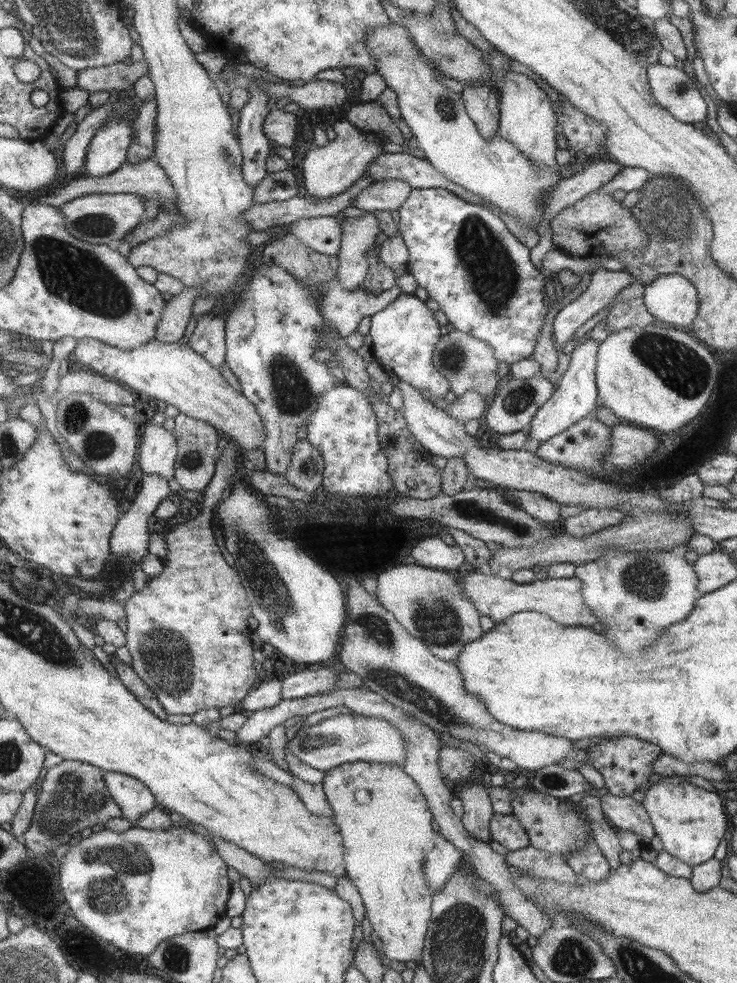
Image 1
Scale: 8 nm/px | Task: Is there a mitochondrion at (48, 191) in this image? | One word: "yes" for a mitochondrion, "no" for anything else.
no

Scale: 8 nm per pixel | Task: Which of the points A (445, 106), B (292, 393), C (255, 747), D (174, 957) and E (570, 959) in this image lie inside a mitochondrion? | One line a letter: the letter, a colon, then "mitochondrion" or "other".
A: mitochondrion
B: mitochondrion
C: other
D: mitochondrion
E: mitochondrion

